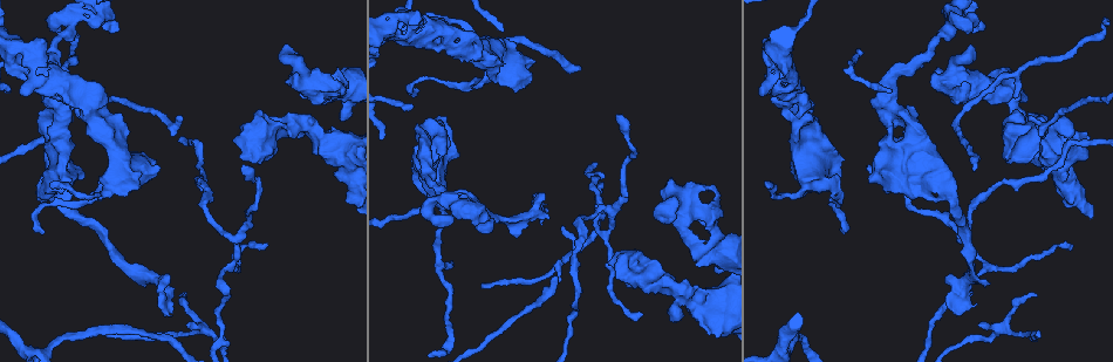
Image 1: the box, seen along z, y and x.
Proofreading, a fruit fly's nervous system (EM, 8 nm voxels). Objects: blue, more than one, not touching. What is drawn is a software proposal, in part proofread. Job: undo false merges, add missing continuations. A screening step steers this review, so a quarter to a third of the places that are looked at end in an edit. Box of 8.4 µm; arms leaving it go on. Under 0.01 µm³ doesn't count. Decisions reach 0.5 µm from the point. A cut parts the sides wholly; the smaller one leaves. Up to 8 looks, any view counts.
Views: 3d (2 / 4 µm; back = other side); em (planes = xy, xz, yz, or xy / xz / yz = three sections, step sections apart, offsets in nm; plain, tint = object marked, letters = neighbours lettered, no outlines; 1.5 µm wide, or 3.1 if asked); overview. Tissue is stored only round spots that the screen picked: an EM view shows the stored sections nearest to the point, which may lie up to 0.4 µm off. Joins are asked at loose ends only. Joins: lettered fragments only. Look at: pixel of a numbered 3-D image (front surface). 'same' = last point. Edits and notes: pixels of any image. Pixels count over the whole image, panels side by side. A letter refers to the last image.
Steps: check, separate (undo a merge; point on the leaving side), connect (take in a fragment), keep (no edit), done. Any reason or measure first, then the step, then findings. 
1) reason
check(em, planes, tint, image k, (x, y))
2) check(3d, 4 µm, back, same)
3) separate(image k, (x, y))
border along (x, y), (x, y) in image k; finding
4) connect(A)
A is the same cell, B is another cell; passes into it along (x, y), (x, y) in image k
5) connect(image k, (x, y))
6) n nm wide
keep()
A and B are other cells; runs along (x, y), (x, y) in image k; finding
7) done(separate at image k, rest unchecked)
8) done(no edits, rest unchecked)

check(em, planes, letters, image 1, (285, 46))

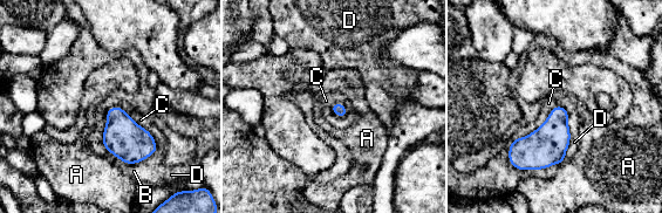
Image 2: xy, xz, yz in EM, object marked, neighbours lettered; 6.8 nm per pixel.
keep()
A, B, C and D are other cells; border along (557, 104), (543, 123), (507, 146) in image 2; no lettered fragment goes on from it

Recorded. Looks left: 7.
check(em, yz, step 8, letters, image 1, (483, 216))

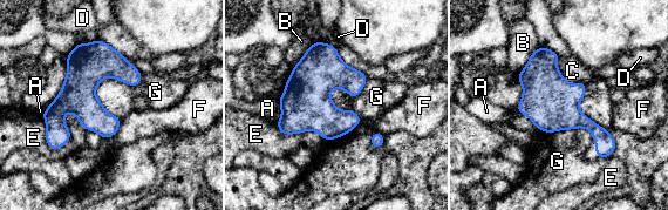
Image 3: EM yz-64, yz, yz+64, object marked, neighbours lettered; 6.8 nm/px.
G touches over 360 nm
keep()
A, B, C, D, E, F and G are other cells; border along (142, 74), (95, 96) in image 3; all the same cell

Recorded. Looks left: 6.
thin end
check(em, xy, step 4, letters, image 1, (990, 284))

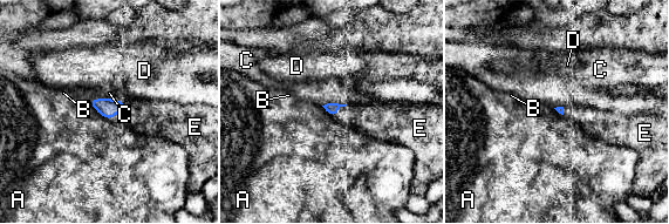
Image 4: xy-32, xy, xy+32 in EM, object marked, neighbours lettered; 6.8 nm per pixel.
connect(E)
E is the same cell, A, B, C and D are other cells; it goes on there

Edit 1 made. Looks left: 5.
redraw
check(overview)

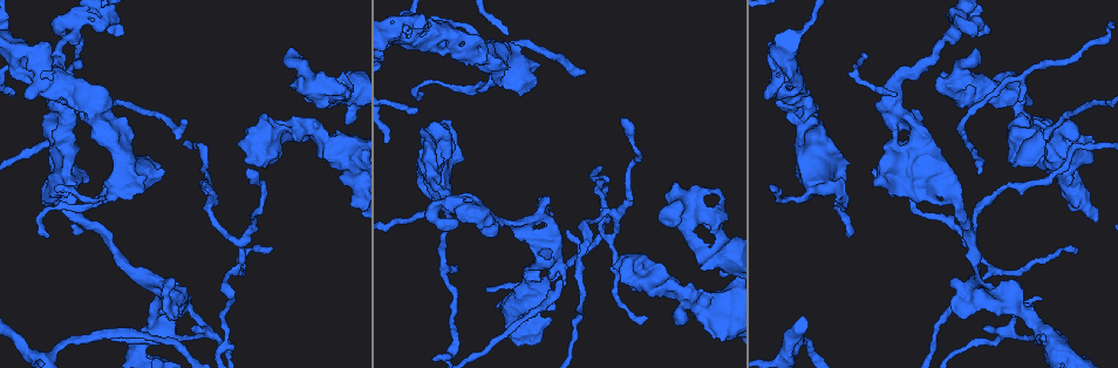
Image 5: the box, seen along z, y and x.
calibre changes
check(3d, 4 µm, image 5, (107, 200))

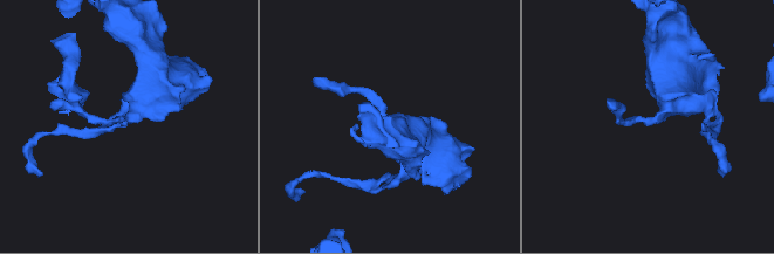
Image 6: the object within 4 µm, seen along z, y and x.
need the tissue
check(em, yz, step 8, letters, image 6, (648, 119))

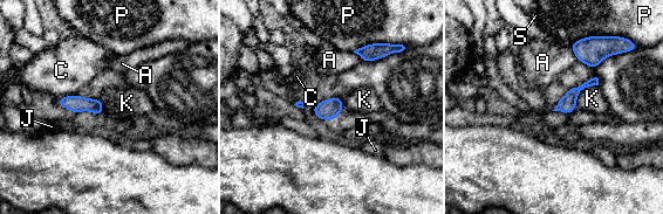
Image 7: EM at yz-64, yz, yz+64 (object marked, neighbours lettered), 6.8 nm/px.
check(em, planes, letters, same)

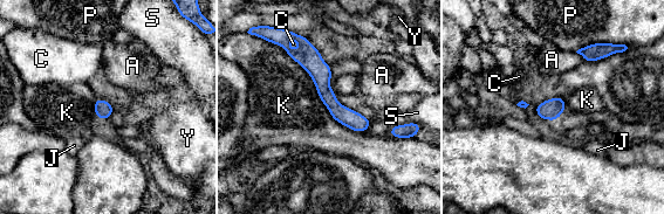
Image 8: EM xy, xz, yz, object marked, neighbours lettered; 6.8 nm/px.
keep()
A, C, J, K, P, S and Y are other cells; runs along (285, 43), (362, 129) in image 8; one cell here

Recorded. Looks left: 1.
done(connect at image 4, rest unchecked)

